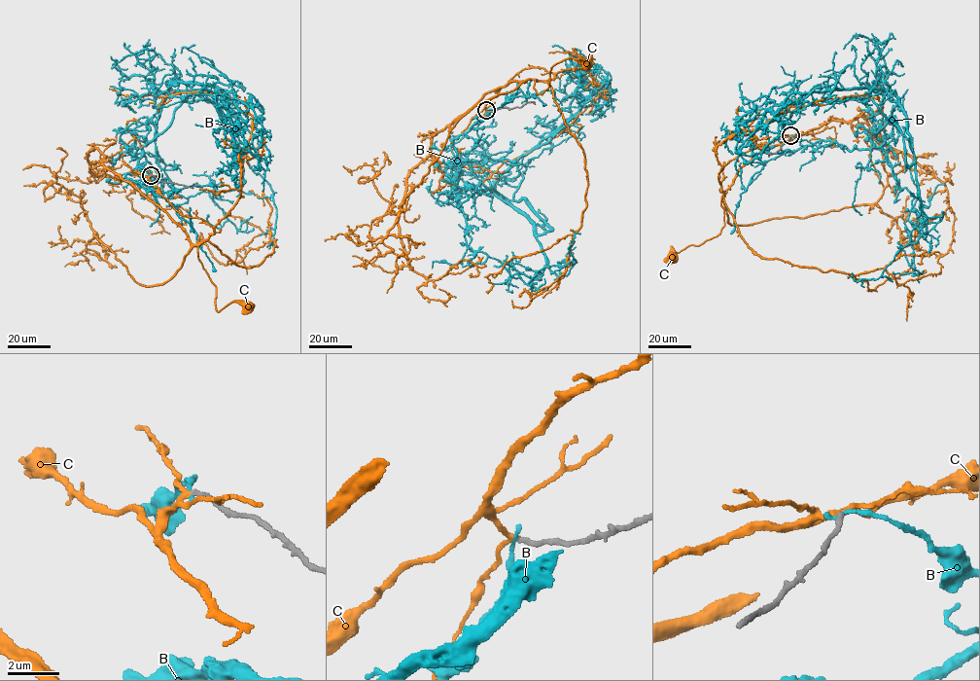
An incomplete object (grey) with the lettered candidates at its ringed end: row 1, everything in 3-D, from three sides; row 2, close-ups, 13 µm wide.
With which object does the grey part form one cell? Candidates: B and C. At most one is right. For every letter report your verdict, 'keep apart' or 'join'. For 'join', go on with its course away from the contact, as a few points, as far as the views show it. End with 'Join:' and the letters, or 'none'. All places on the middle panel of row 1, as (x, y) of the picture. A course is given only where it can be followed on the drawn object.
B: keep apart
C: join | via (487, 110), (499, 89), (527, 68), (554, 73), (536, 79), (541, 94), (557, 63), (572, 57), (586, 65)
Join: C

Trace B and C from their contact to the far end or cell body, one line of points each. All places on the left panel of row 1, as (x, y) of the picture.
B: (151, 175), (135, 171), (149, 124), (167, 84), (188, 82), (226, 90), (228, 120), (263, 168), (262, 191)
C: (151, 175), (177, 210), (212, 228), (197, 254), (216, 287), (217, 311), (232, 302), (249, 305)

